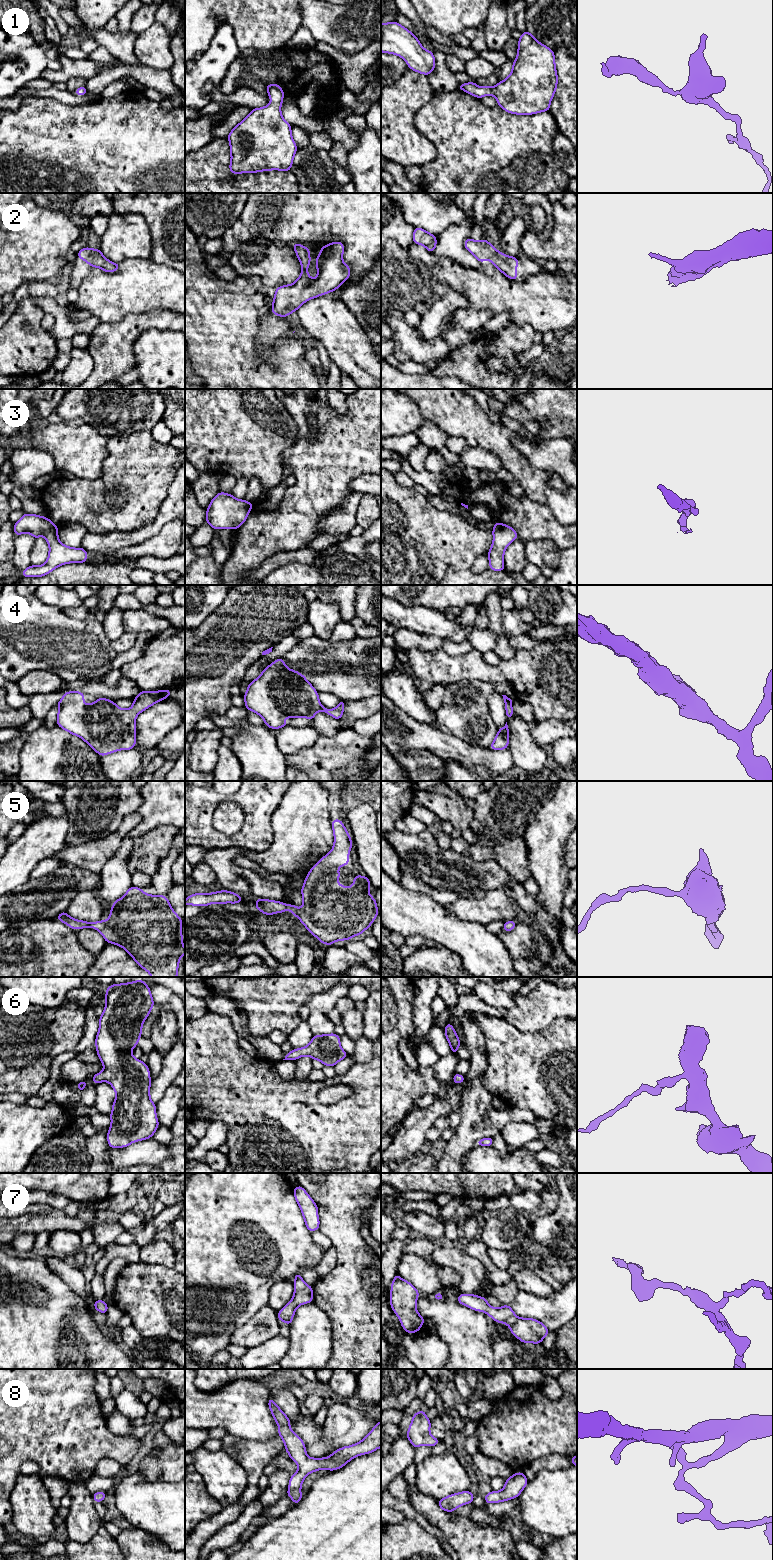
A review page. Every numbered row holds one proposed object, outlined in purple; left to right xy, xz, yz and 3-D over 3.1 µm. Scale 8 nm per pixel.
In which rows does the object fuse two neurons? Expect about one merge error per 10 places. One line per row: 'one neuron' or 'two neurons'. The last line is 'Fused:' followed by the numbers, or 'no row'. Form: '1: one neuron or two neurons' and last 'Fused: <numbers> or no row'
1: one neuron
2: one neuron
3: one neuron
4: one neuron
5: one neuron
6: one neuron
7: one neuron
8: one neuron
Fused: no row

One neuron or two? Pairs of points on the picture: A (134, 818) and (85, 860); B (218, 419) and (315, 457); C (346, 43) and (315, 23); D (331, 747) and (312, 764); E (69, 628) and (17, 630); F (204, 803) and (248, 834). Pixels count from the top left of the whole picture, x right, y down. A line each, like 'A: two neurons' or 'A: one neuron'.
A: one neuron
B: two neurons
C: one neuron
D: one neuron
E: one neuron
F: one neuron

